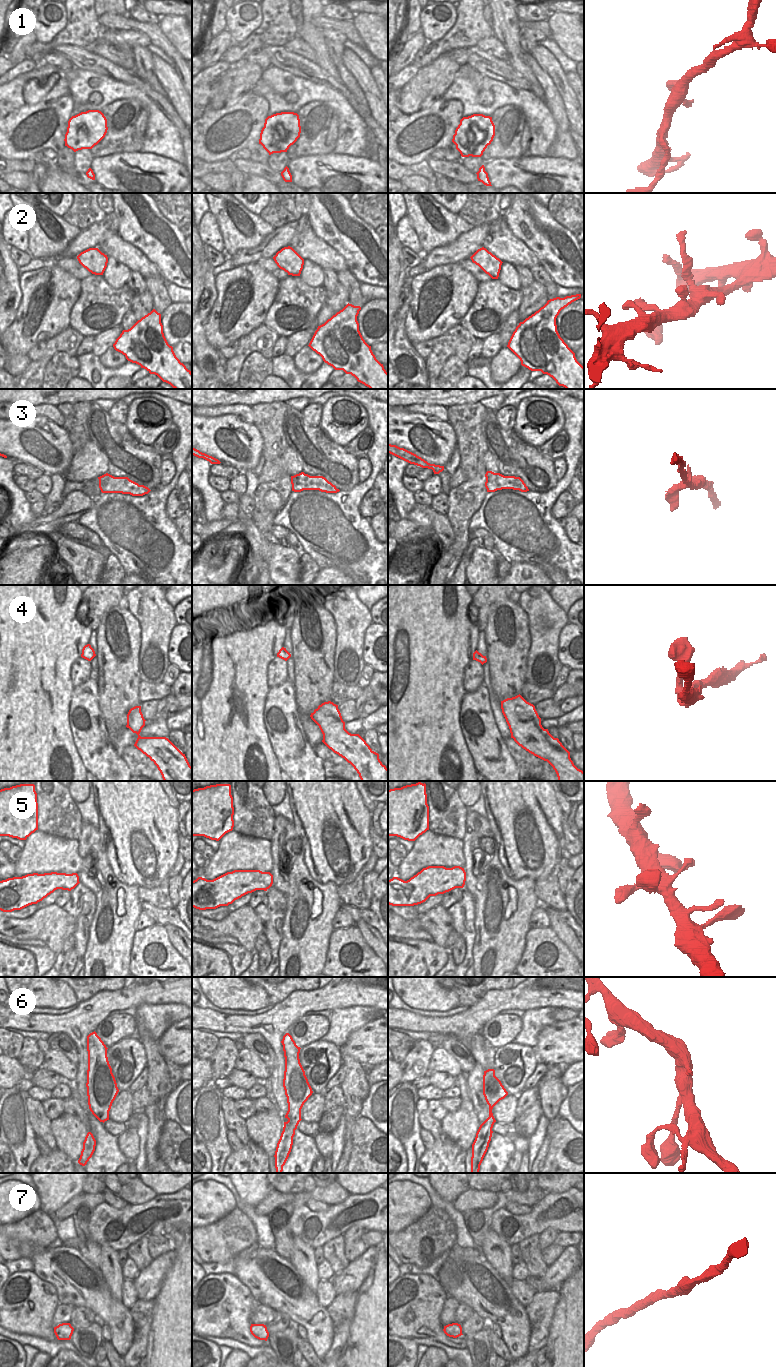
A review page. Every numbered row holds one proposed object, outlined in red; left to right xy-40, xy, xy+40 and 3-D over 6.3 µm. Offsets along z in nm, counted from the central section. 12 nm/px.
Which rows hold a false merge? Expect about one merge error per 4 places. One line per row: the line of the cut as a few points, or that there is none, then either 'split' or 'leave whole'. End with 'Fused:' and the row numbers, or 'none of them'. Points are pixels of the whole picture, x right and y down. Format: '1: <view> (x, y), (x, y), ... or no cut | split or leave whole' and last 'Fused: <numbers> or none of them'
1: no cut | leave whole
2: no cut | leave whole
3: xy-40 (102, 475), (108, 484), (104, 492) | split
4: no cut | leave whole
5: no cut | leave whole
6: no cut | leave whole
7: no cut | leave whole
Fused: 3

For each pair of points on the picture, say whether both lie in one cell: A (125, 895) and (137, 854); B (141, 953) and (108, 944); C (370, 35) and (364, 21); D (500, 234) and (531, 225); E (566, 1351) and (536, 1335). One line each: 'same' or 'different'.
A: different
B: different
C: same
D: different
E: different

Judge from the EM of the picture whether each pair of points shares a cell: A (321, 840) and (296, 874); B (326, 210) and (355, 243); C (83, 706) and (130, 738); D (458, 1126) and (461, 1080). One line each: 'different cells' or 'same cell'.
A: different cells
B: same cell
C: different cells
D: same cell

